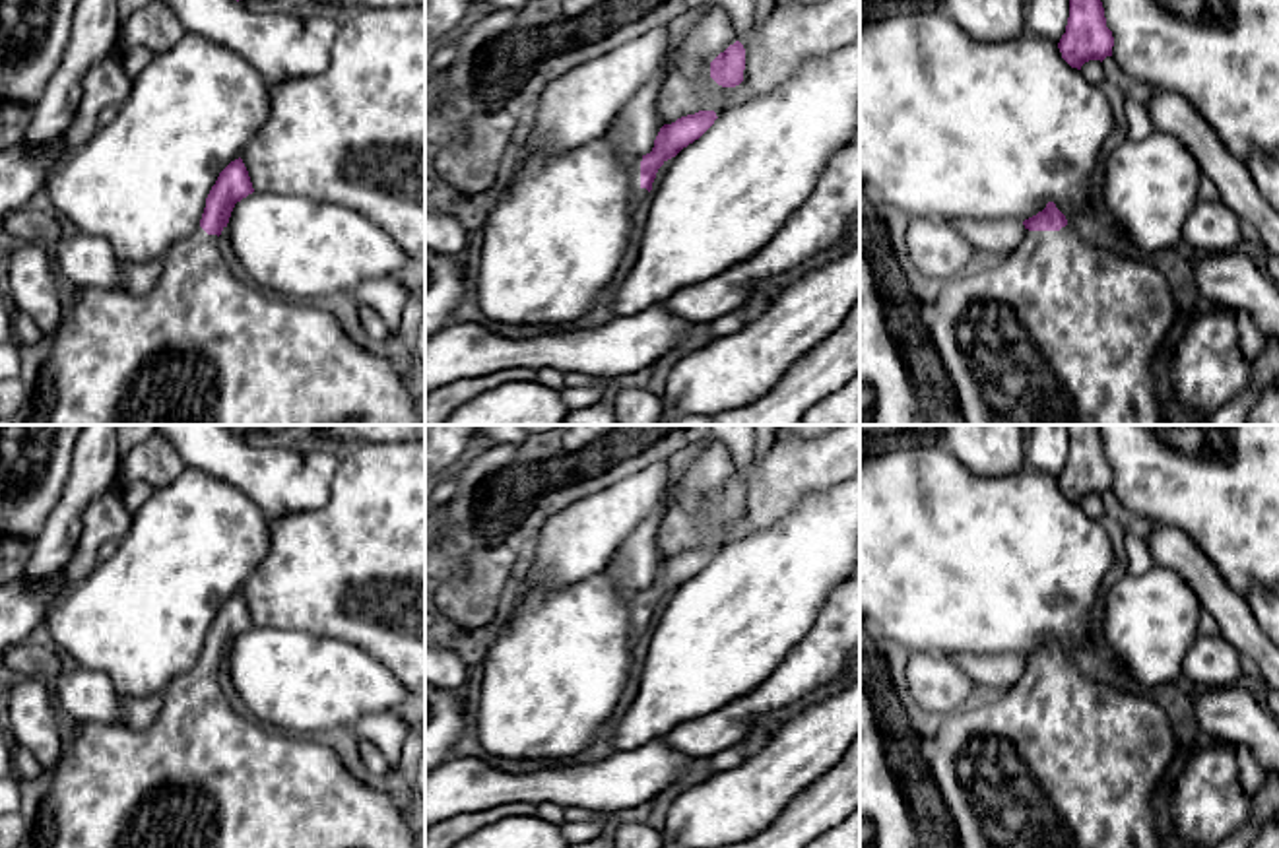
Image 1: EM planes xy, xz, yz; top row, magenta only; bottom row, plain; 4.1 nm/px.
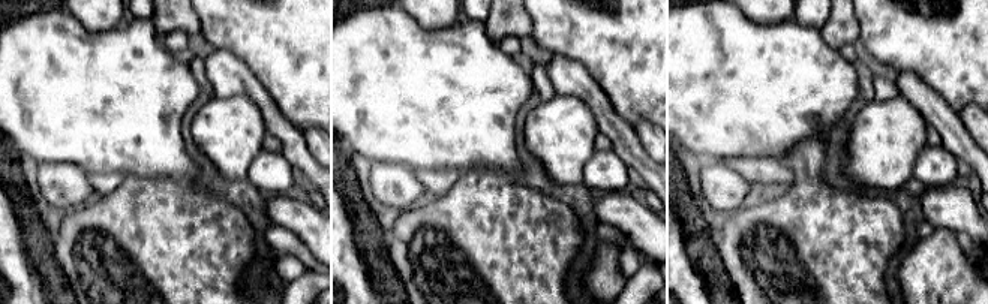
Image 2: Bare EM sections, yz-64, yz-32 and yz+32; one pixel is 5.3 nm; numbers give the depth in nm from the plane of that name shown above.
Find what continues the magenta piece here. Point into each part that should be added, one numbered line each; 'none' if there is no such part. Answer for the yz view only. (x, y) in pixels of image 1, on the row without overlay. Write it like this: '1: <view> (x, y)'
1: yz (1058, 761)

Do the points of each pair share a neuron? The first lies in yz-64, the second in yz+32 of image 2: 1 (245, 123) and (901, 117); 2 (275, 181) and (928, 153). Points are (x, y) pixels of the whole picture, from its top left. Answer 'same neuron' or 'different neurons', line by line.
1: same neuron
2: same neuron

